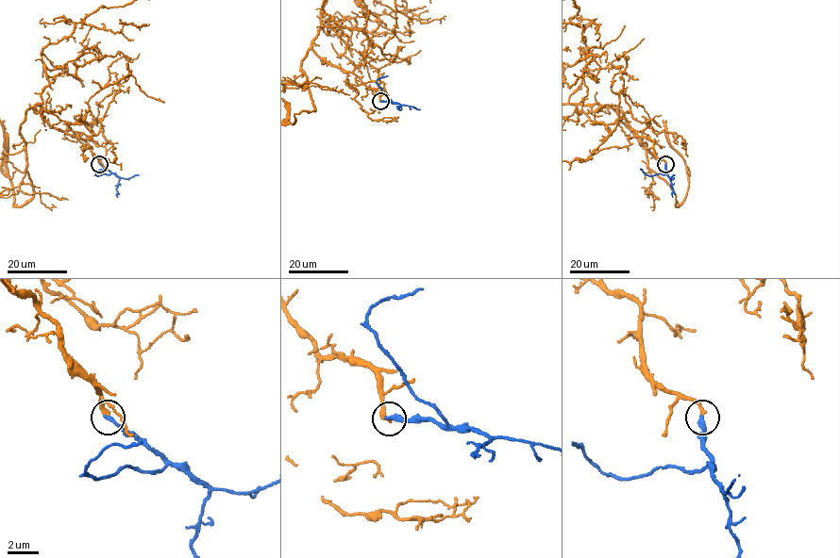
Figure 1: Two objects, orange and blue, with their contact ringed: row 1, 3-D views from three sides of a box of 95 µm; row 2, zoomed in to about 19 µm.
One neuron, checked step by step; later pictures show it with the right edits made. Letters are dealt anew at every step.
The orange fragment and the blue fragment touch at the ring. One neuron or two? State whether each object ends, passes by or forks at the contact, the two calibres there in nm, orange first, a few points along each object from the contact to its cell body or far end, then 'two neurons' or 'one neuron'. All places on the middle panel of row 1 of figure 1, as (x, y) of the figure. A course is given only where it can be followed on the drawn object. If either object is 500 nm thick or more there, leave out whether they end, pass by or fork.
orange ends | blue ends | 240/280 nm | orange via (380, 101), (376, 90), (311, 49), (301, 69), (314, 110), (294, 114), (293, 123), (285, 102) | blue via (380, 101), (392, 102), (377, 83), (380, 76), (387, 75) | one neuron

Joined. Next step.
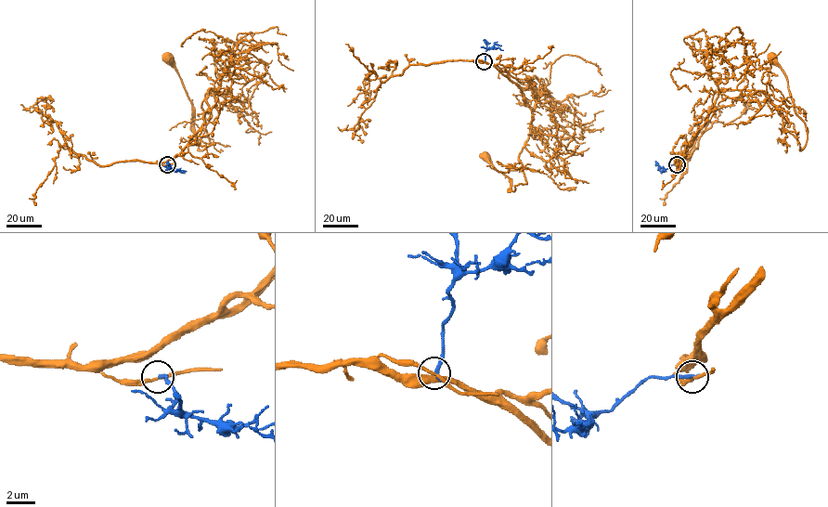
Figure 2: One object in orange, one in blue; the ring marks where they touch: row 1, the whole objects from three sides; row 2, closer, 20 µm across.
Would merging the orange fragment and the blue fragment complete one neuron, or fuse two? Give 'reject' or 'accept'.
reject

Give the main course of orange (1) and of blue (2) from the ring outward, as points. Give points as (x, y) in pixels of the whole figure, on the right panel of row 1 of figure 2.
1: (678, 164), (707, 115), (730, 105), (742, 90), (761, 92), (799, 149), (804, 147), (805, 123), (772, 55)
2: (678, 164), (671, 164), (660, 171), (661, 173)

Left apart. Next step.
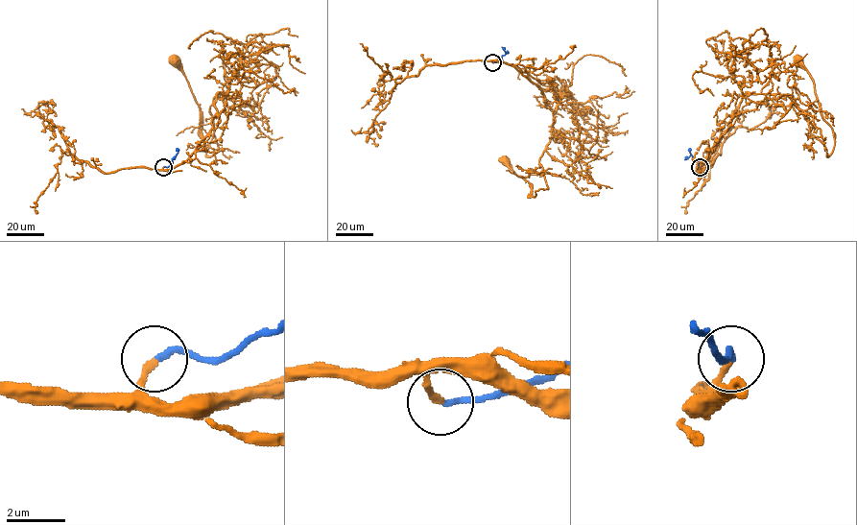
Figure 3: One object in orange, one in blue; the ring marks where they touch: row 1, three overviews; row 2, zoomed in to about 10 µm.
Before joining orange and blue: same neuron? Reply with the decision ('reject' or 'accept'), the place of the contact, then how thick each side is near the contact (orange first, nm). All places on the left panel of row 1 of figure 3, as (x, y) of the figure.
accept; at (163, 167); 190 nm thick on the orange side, 190 nm on the other

